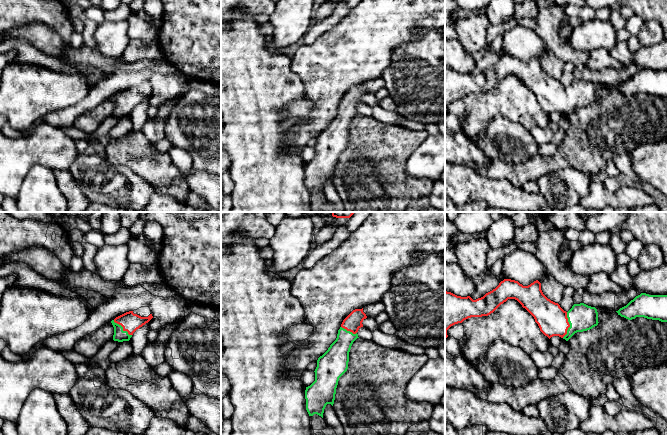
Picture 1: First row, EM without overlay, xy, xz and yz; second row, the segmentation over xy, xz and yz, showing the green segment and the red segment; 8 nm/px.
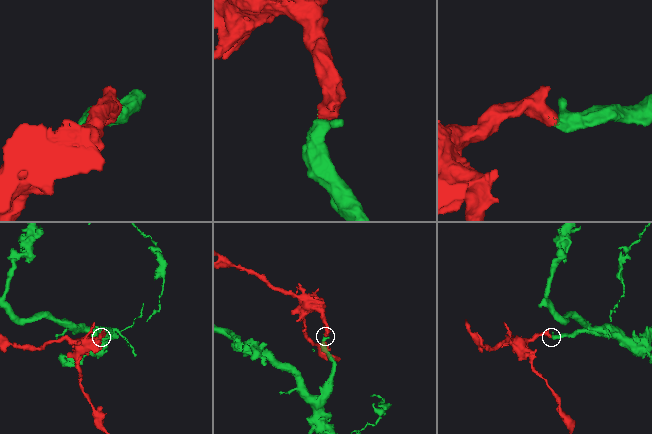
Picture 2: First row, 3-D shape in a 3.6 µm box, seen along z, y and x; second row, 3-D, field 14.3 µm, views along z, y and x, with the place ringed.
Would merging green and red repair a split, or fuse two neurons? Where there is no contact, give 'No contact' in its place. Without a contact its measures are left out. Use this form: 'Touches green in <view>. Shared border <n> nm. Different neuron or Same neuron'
Touches green in yz. Shared border 220 nm. Same neuron

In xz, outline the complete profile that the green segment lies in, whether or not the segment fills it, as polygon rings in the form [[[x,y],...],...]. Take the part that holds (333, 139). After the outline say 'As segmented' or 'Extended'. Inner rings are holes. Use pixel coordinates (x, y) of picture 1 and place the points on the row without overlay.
[[[362,85],[353,86],[342,98],[338,106],[336,116],[330,121],[328,126],[318,134],[315,145],[315,157],[305,166],[306,186],[309,192],[317,190],[323,194],[324,185],[327,180],[333,182],[336,170],[336,164],[339,154],[347,147],[349,138],[349,128],[353,118],[359,114],[358,106],[363,103],[363,96],[367,92]]]. Extended

